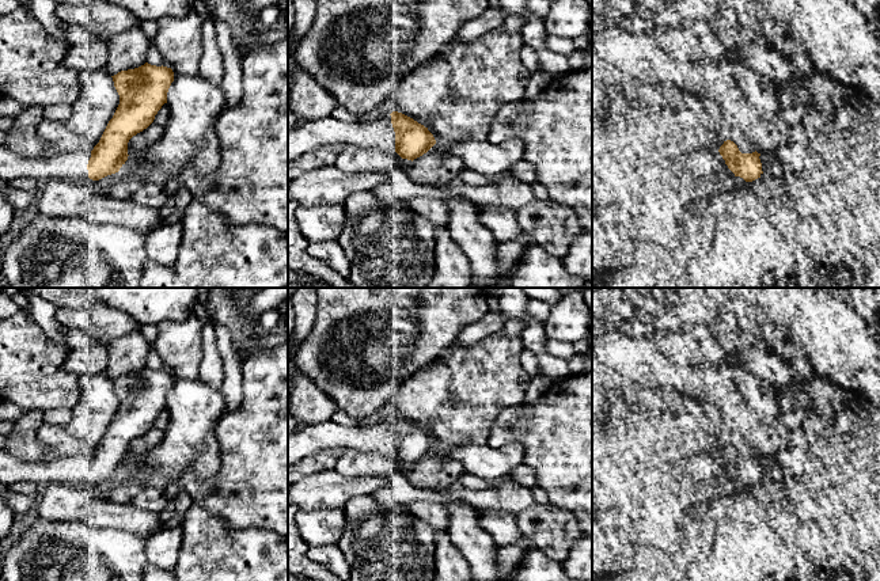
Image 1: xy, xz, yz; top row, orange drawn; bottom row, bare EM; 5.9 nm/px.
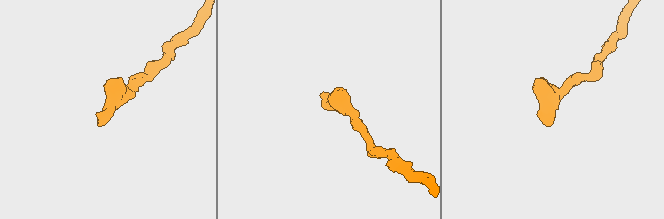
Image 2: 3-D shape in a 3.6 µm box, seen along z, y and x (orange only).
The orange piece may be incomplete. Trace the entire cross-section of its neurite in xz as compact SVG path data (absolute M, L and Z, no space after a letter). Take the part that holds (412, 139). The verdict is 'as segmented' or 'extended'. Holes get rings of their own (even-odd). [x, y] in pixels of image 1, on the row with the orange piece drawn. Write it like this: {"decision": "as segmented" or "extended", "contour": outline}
{"decision": "extended", "contour": "M398 111L353 122L330 115L288 129L288 162L325 145L397 152L402 159L413 162L435 144L428 128Z"}

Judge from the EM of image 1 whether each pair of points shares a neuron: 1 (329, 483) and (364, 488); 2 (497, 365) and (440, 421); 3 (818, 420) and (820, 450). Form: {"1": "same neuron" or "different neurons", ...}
{"1": "same neuron", "2": "same neuron", "3": "same neuron"}

